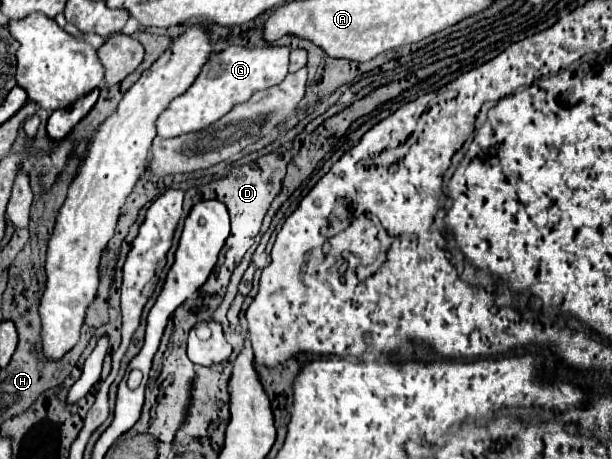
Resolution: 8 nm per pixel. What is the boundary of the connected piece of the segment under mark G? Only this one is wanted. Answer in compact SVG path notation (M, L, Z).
M228 46L222 52L212 52L188 92L174 98L168 110L158 118L158 134L164 138L174 138L208 128L210 124L220 120L232 106L246 102L252 92L280 84L280 80L284 80L288 74L288 58L288 46Z

